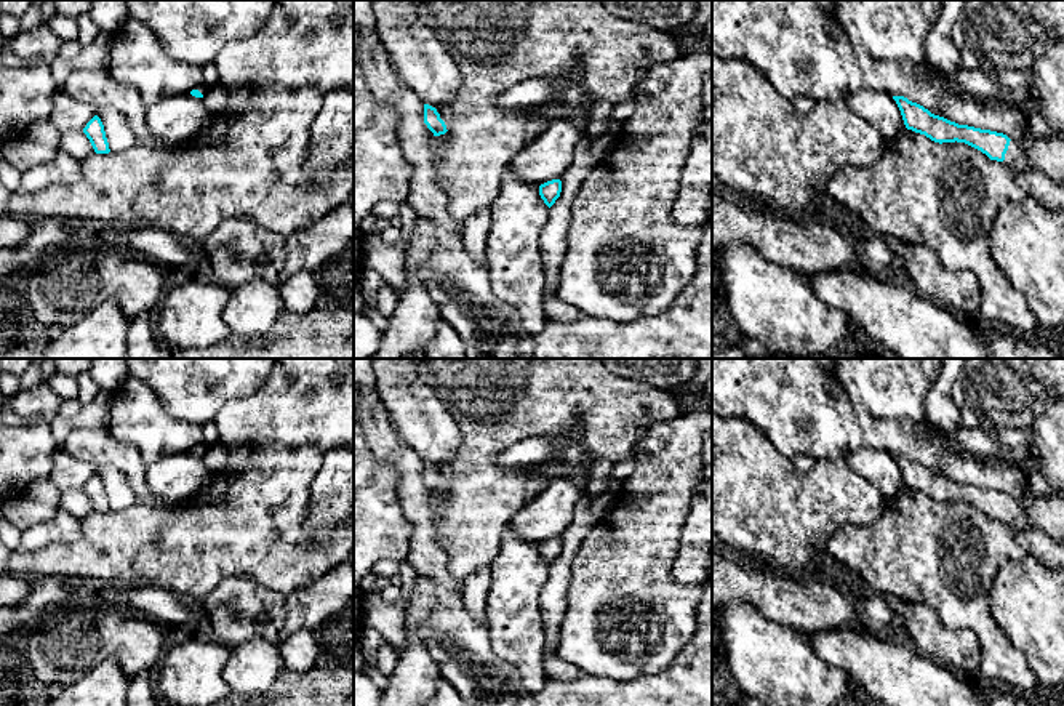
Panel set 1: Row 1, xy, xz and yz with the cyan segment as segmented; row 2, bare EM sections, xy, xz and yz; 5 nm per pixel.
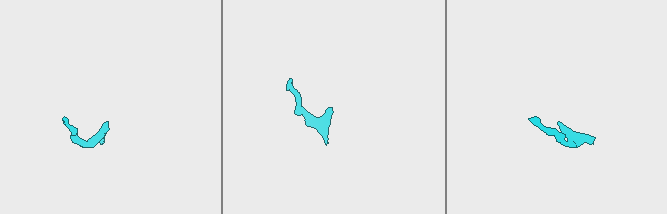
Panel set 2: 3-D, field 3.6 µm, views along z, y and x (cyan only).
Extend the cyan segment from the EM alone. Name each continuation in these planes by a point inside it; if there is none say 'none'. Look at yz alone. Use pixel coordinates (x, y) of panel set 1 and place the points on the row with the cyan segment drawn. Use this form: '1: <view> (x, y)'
1: yz (1016, 159)

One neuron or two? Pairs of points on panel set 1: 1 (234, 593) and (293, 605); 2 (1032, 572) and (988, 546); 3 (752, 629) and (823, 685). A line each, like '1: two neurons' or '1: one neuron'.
1: one neuron
2: two neurons
3: one neuron

